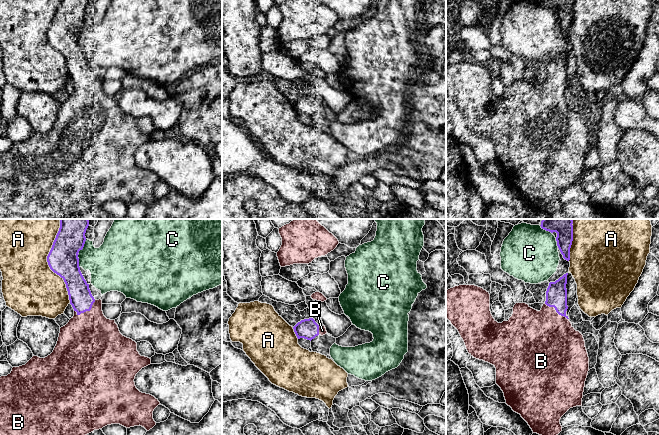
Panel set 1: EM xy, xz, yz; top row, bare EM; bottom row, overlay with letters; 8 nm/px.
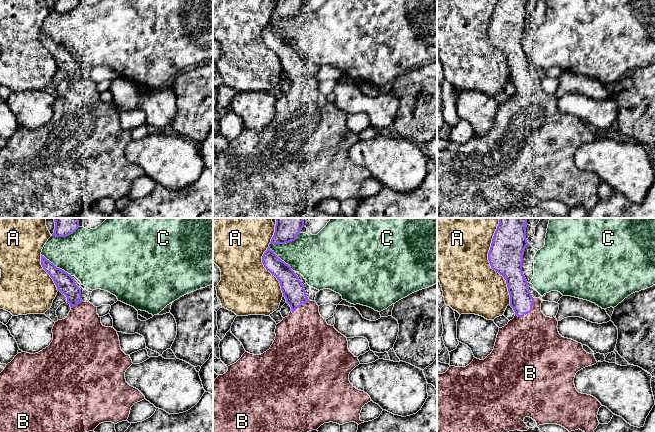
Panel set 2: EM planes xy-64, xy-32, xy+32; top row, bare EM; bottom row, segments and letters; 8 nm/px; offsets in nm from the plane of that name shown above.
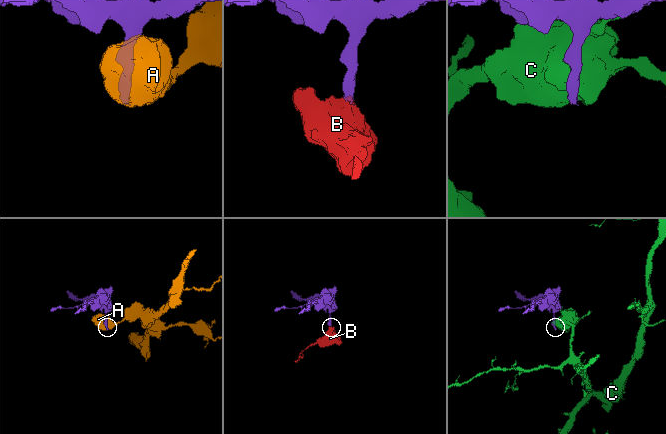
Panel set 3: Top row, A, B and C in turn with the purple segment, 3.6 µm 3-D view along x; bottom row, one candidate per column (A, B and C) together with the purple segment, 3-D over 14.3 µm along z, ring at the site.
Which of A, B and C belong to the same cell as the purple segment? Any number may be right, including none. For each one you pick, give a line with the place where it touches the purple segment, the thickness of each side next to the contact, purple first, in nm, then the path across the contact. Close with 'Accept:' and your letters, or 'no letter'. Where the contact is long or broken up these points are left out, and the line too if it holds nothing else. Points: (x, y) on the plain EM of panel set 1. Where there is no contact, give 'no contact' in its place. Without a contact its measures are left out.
B: yz (556, 87) | 180/480 nm
Accept: B

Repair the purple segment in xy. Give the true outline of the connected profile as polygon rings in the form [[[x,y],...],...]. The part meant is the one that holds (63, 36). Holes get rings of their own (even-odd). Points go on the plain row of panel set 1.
[[[60,0],[59,7],[47,32],[50,45],[65,58],[74,92],[60,104],[53,128],[45,134],[34,132],[25,140],[13,143],[10,150],[0,153],[0,219],[63,219],[85,212],[111,200],[126,204],[142,202],[147,207],[156,198],[154,185],[160,181],[154,172],[140,168],[135,162],[135,152],[151,135],[141,132],[137,119],[123,112],[115,96],[107,95],[102,87],[102,76],[95,76],[84,55],[78,29],[83,25],[89,0]]]

